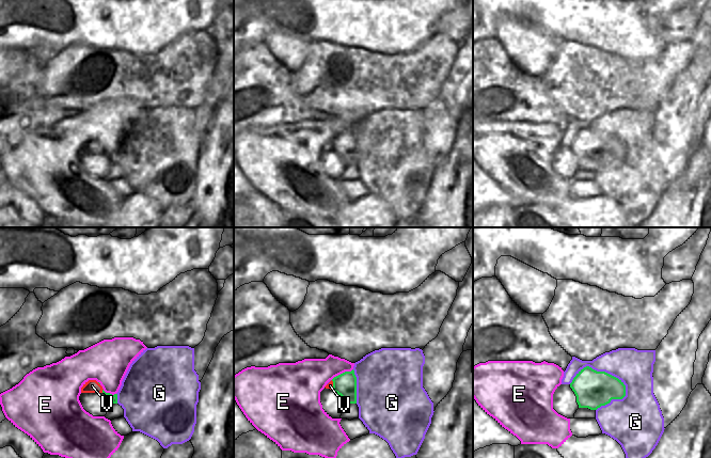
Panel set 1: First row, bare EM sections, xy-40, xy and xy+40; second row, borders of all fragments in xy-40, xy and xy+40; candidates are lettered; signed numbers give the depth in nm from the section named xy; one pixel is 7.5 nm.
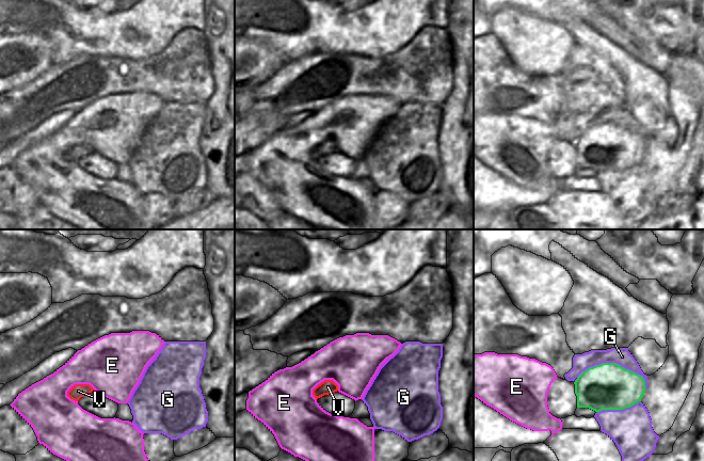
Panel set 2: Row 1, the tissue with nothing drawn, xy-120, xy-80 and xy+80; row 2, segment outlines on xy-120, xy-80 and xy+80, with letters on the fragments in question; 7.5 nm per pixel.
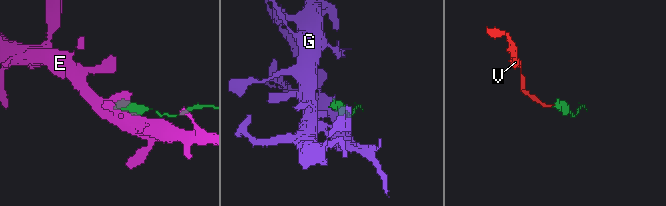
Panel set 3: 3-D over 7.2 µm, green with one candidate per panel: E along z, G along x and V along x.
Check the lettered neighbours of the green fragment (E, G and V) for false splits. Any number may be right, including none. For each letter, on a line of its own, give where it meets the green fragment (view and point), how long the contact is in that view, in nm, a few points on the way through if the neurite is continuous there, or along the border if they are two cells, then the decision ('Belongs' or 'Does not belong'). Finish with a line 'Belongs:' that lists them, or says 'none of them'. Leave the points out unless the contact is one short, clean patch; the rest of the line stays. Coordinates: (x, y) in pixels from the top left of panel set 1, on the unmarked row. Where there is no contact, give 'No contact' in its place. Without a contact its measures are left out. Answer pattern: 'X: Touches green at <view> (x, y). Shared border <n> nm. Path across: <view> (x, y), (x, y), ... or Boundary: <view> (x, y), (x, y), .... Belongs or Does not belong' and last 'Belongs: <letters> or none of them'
E: Touches green at xy (343, 133). Shared border 190 nm. Boundary: xy (352, 129), (331, 140). Does not belong
G: Touches green at xy+40 (601, 132). Shared border 440 nm. Does not belong
V: Touches green at xy-40 (103, 152). Shared border 30 nm. Path across: xy-40 (114, 158), (103, 152), (92, 146). Belongs
Belongs: V

